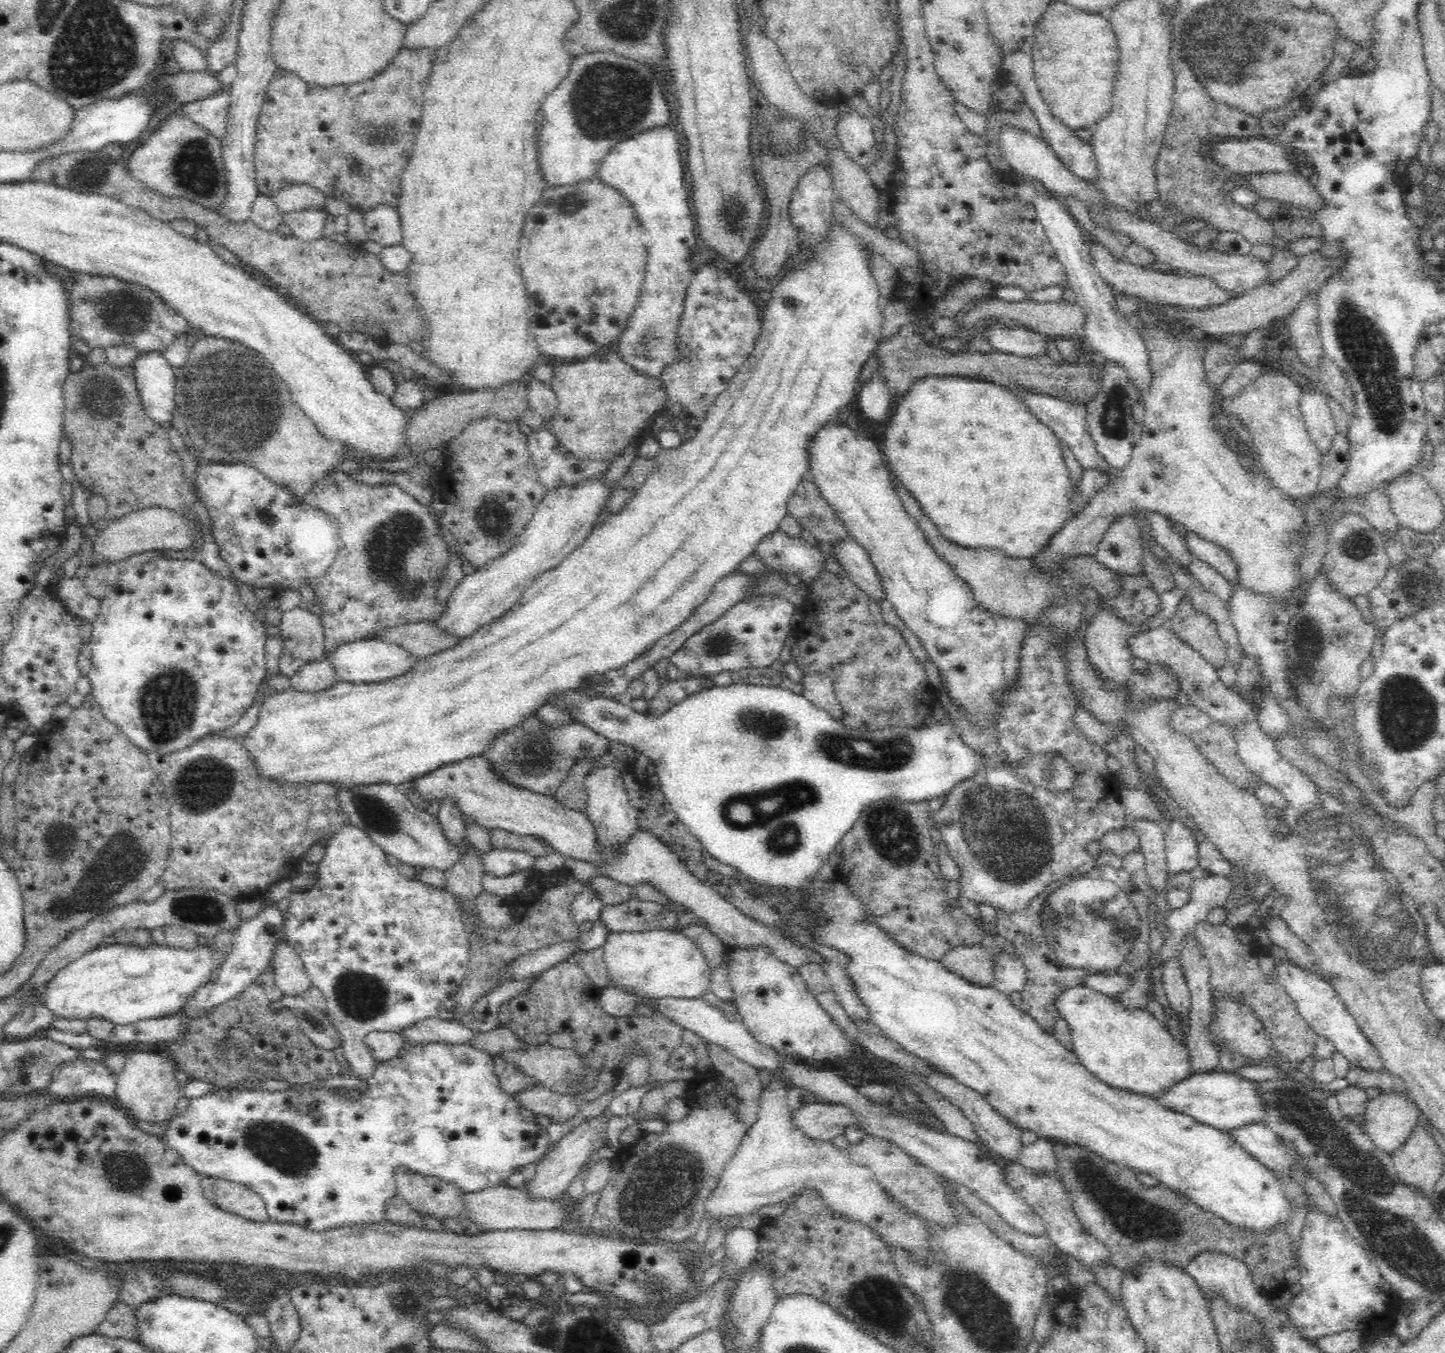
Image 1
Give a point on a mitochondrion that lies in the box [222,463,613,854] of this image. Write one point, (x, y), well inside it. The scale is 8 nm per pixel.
(385, 550)

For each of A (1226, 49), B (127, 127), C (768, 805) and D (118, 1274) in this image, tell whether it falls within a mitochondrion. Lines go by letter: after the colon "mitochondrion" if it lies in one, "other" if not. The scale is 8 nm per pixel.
A: mitochondrion
B: other
C: mitochondrion
D: other

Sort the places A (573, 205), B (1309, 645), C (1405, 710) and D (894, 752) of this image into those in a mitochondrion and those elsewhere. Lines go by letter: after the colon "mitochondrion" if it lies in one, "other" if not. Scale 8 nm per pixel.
A: mitochondrion
B: mitochondrion
C: mitochondrion
D: mitochondrion

